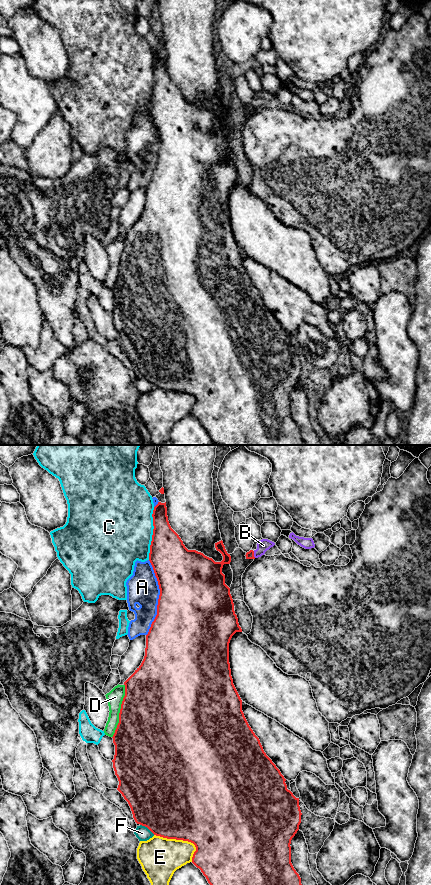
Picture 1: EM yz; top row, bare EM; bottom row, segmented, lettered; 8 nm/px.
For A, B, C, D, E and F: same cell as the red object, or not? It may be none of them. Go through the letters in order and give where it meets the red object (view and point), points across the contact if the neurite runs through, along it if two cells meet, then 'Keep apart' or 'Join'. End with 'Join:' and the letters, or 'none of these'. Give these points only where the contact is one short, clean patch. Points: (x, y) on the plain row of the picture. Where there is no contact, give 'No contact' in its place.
A: Touches red at yz (159, 150). Keep apart
B: Touches red at yz (253, 106). Path across: yz (249, 107), (253, 106), (263, 97). Join
C: Touches red at yz (153, 85). Keep apart
D: Touches red at yz (120, 263). Keep apart
E: Touches red at yz (182, 391). Keep apart
F: Touches red at yz (147, 379). Keep apart
Join: B

